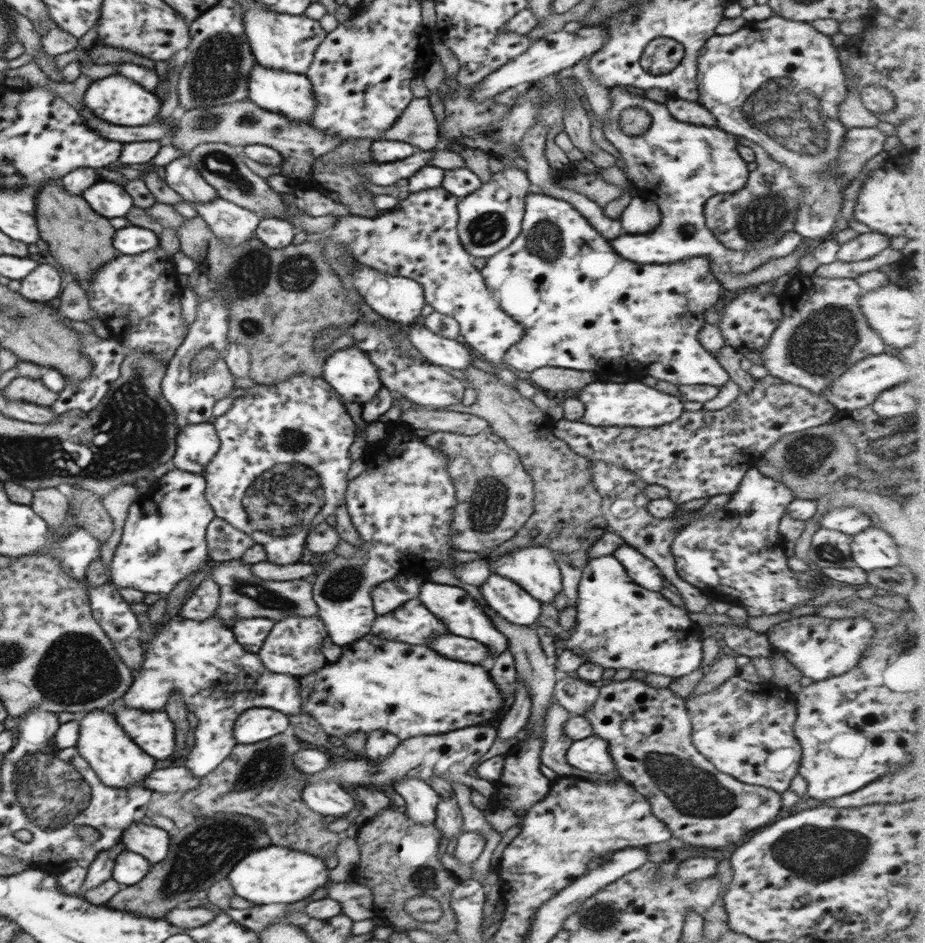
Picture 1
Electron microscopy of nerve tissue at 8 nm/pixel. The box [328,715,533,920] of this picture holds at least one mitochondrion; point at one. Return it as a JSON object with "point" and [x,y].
{"point":[423,878]}

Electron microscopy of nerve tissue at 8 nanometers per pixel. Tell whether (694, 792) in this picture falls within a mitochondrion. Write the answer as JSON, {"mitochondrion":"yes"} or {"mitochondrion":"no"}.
{"mitochondrion":"yes"}

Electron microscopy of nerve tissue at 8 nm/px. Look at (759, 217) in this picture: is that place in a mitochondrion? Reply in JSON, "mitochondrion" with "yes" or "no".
{"mitochondrion":"yes"}

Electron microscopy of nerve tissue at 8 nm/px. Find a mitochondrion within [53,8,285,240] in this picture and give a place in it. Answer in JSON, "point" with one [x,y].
{"point":[219,63]}

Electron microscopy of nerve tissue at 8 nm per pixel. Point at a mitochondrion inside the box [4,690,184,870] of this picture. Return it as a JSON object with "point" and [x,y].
{"point":[51,792]}

